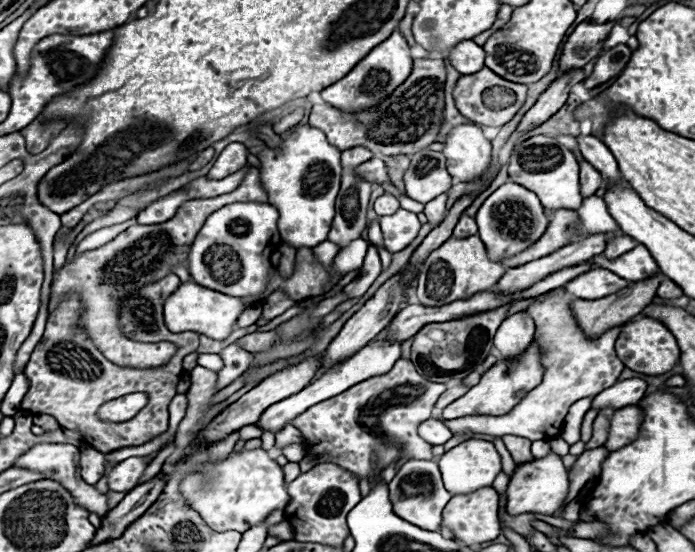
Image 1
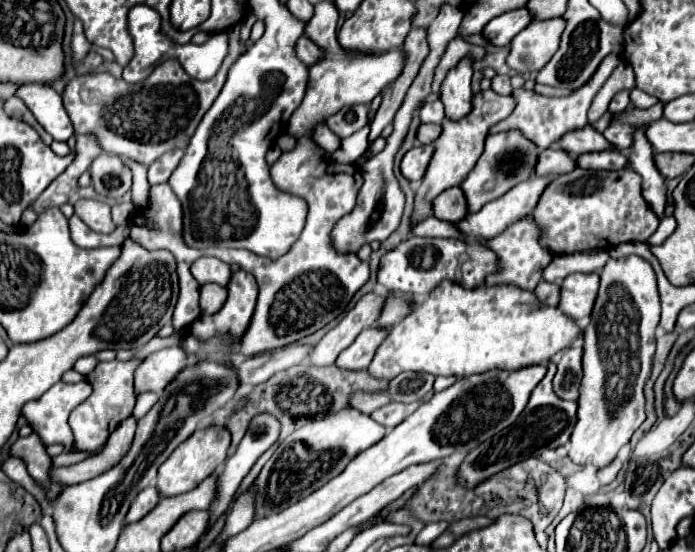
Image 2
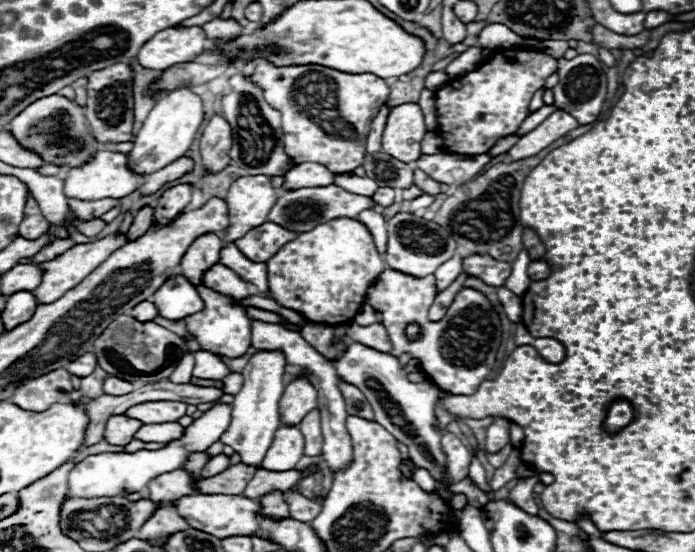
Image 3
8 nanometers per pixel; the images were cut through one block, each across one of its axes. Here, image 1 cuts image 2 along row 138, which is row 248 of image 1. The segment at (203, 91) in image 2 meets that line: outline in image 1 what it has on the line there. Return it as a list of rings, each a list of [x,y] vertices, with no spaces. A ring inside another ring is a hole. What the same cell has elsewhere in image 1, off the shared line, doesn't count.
[[[250,168],[240,182],[240,186],[228,194],[216,196],[216,198],[200,198],[200,200],[188,200],[180,206],[174,218],[162,224],[154,226],[140,226],[134,224],[122,234],[118,234],[108,244],[88,250],[82,256],[76,256],[70,264],[66,264],[62,270],[58,270],[56,280],[52,284],[52,293],[48,310],[52,312],[58,302],[62,300],[64,292],[76,292],[84,304],[84,312],[80,316],[80,328],[88,332],[92,342],[104,352],[104,356],[126,368],[160,368],[170,362],[170,358],[176,354],[178,346],[172,342],[134,342],[122,336],[118,328],[118,316],[120,316],[120,300],[128,296],[128,292],[134,292],[140,284],[148,284],[152,280],[160,280],[166,274],[172,274],[172,266],[178,262],[186,262],[192,240],[204,226],[204,220],[220,210],[224,204],[232,202],[266,202],[268,196],[260,186],[258,168]]]

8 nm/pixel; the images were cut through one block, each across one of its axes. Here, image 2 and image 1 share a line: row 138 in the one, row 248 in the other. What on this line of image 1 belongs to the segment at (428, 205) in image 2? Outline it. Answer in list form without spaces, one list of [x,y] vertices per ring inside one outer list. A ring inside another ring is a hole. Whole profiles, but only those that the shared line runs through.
[[[452,236],[424,260],[420,274],[416,278],[418,282],[416,296],[420,304],[450,304],[452,300],[460,300],[464,296],[490,290],[504,272],[506,272],[504,266],[496,266],[494,262],[488,262],[486,248],[478,236],[468,236],[468,238]]]

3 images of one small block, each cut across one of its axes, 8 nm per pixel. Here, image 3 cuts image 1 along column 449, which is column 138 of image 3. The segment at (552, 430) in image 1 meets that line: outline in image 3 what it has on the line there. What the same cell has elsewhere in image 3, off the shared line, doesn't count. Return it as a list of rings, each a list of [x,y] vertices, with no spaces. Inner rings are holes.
[[[116,414],[116,416],[110,416],[110,420],[106,422],[106,432],[104,432],[104,440],[108,440],[110,444],[116,444],[116,446],[126,446],[134,432],[142,426],[140,420],[136,418],[128,418],[126,414]]]

